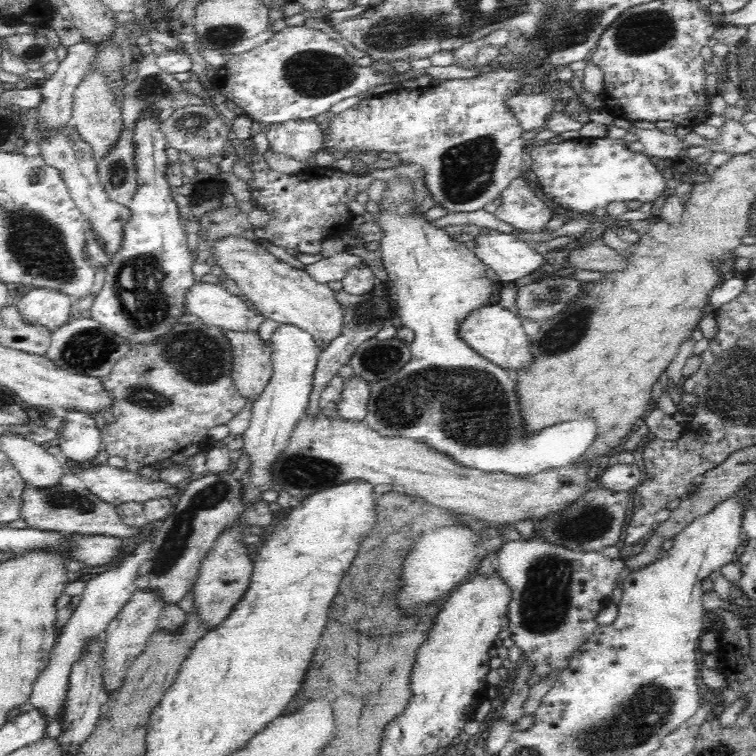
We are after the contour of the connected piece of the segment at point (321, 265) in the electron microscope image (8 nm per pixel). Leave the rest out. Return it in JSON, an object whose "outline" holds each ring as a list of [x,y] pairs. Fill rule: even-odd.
{"outline":[[[344,250],[333,256],[308,264],[305,269],[316,281],[327,284],[332,281],[341,281],[347,268],[358,263],[366,263],[366,261],[358,255],[348,254]]]}

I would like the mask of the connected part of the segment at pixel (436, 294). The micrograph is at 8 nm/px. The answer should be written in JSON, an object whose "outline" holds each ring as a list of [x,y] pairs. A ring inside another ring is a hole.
{"outline":[[[394,175],[386,181],[384,192],[380,194],[378,200],[378,212],[374,212],[376,218],[376,226],[382,232],[382,238],[378,241],[378,248],[380,250],[380,258],[383,262],[384,268],[390,278],[390,284],[395,293],[395,300],[398,303],[398,314],[402,321],[402,326],[411,328],[414,332],[413,341],[410,343],[412,358],[410,362],[398,370],[392,377],[376,382],[371,385],[370,400],[368,400],[367,415],[365,416],[366,424],[370,425],[372,429],[378,431],[382,435],[402,435],[402,437],[418,439],[438,451],[442,451],[456,459],[456,461],[466,464],[466,466],[474,466],[480,470],[506,470],[508,474],[536,474],[540,470],[546,468],[558,468],[558,466],[566,466],[572,458],[576,458],[578,454],[582,454],[582,450],[586,450],[595,437],[594,422],[580,420],[580,422],[568,422],[568,424],[558,424],[556,430],[546,430],[542,432],[538,438],[532,438],[532,442],[524,442],[518,438],[518,426],[522,426],[522,422],[518,422],[518,403],[514,390],[514,379],[516,371],[514,369],[505,369],[498,367],[494,362],[487,361],[486,358],[476,354],[468,345],[464,344],[460,338],[457,337],[458,323],[476,307],[484,306],[489,303],[493,293],[492,280],[486,277],[485,272],[487,266],[473,253],[469,243],[460,242],[454,237],[450,237],[446,227],[436,226],[432,218],[426,216],[426,211],[422,207],[416,205],[416,187],[412,183],[412,179],[408,175]]]}

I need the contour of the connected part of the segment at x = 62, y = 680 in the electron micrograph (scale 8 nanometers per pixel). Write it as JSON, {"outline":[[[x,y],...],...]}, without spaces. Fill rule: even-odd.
{"outline":[[[153,537],[144,538],[130,554],[122,557],[120,564],[116,564],[110,570],[85,579],[82,600],[80,600],[78,606],[73,610],[69,621],[63,627],[62,635],[56,638],[56,644],[54,644],[54,648],[50,652],[50,662],[48,662],[46,670],[38,676],[38,680],[34,683],[29,700],[32,706],[48,715],[46,736],[58,738],[63,733],[60,714],[62,714],[64,702],[67,698],[70,667],[72,663],[75,663],[76,657],[85,647],[83,646],[84,642],[90,638],[100,637],[110,625],[110,622],[116,618],[119,610],[130,600],[132,593],[137,589],[135,580],[138,571],[150,559],[153,544]]]}

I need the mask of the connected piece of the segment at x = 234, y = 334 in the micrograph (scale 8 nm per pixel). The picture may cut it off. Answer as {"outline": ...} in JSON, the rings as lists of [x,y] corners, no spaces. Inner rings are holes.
{"outline":[[[219,329],[231,352],[231,377],[237,391],[254,402],[270,380],[271,348],[258,331]]]}

